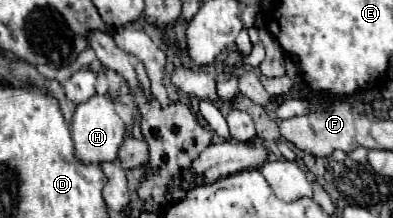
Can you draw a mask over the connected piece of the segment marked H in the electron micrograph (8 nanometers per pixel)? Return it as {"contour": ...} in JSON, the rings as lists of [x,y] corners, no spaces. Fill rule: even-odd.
{"contour":[[[95,94],[93,98],[77,106],[71,122],[71,138],[75,142],[75,154],[81,164],[115,162],[119,146],[123,144],[123,136],[125,136],[125,124],[115,112],[115,102],[109,96]]]}

